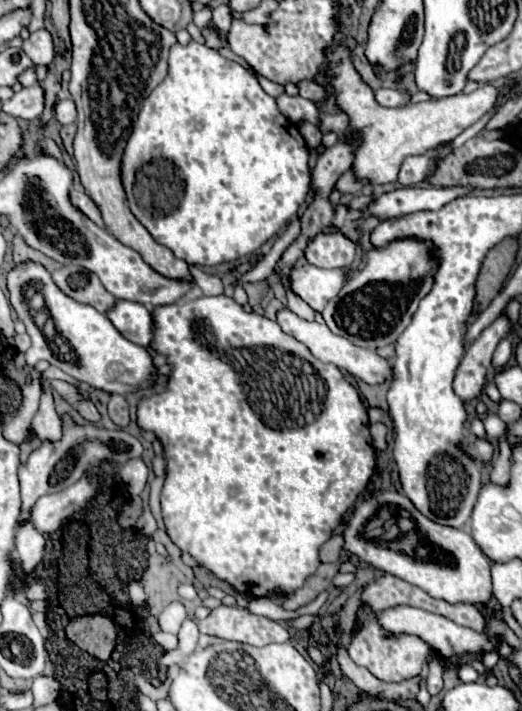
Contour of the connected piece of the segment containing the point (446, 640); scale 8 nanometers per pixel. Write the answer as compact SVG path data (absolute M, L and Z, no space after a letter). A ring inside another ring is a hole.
M396 606L396 608L384 610L382 616L380 616L380 624L386 630L390 630L390 632L406 632L406 634L420 636L422 640L426 640L444 658L450 658L454 654L464 654L464 652L468 652L468 654L488 652L494 646L494 638L492 636L488 638L486 634L480 634L480 632L474 632L470 628L458 626L452 620L444 618L444 616L438 616L438 614L420 610L420 608L412 608L412 606Z

